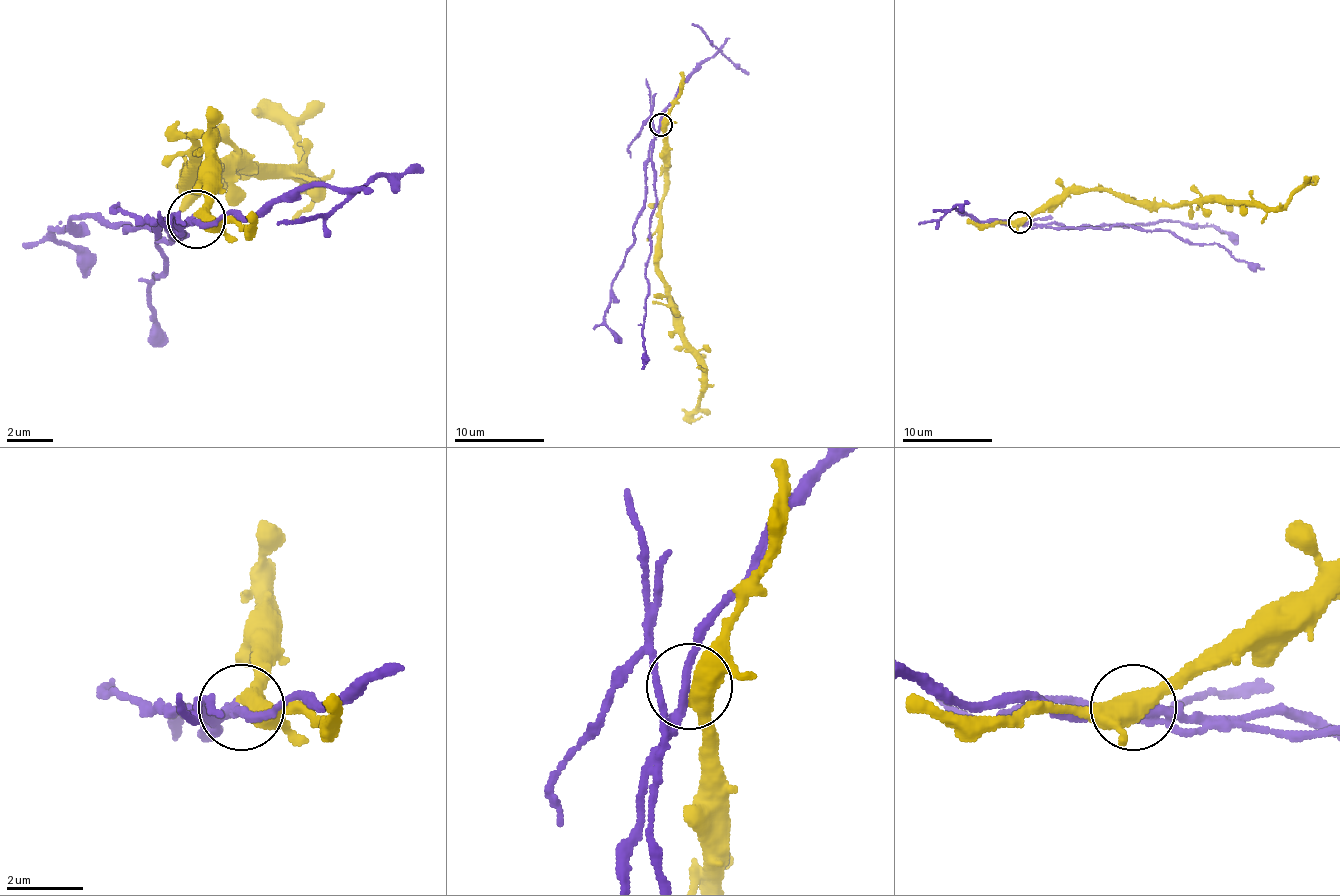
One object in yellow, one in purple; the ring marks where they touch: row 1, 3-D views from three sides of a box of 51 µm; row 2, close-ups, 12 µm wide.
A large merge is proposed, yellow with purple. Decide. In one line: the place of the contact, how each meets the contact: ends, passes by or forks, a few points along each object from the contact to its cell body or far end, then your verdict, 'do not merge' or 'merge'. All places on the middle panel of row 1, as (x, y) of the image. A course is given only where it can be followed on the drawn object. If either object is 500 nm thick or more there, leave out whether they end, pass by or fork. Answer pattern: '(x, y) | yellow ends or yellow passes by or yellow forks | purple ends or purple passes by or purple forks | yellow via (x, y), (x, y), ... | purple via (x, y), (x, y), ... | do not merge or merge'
(660, 125) | yellow passes by | purple passes by | yellow via (660, 125), (664, 157), (660, 280), (673, 327), (700, 368), (703, 386), (703, 397), (687, 422) | purple via (660, 125), (651, 154), (655, 208), (649, 229), (651, 251), (646, 274), (642, 368) | do not merge

